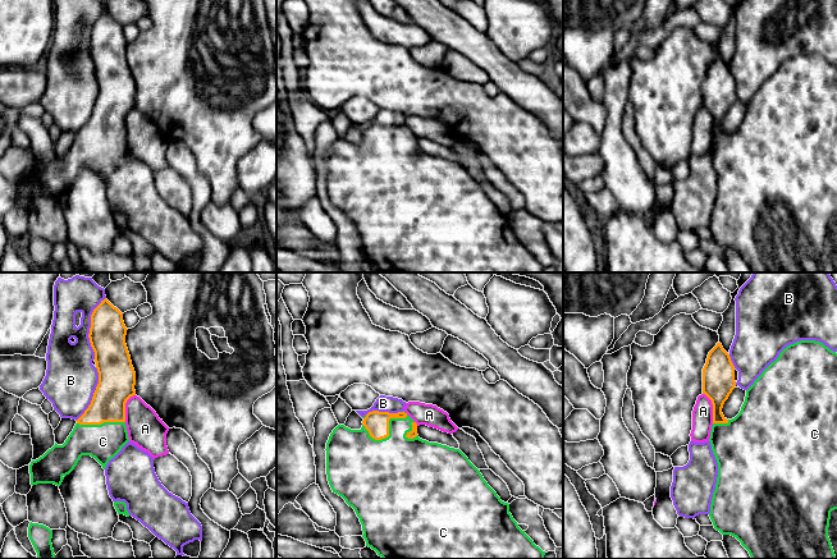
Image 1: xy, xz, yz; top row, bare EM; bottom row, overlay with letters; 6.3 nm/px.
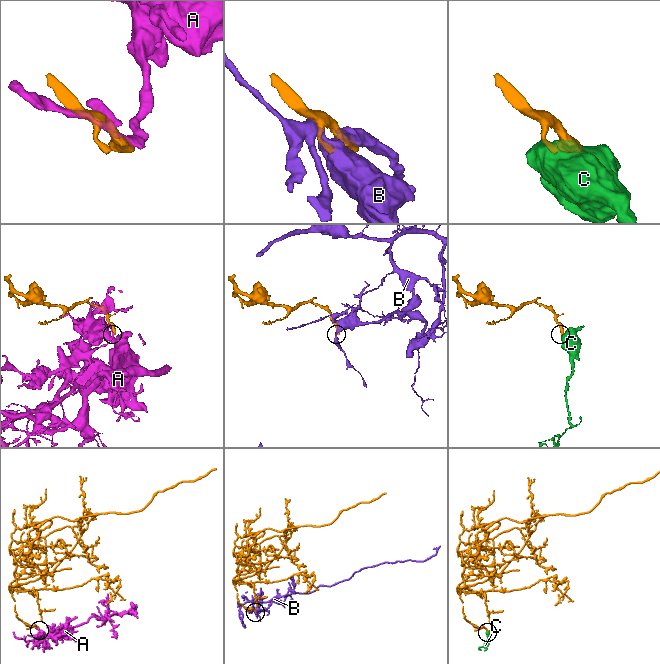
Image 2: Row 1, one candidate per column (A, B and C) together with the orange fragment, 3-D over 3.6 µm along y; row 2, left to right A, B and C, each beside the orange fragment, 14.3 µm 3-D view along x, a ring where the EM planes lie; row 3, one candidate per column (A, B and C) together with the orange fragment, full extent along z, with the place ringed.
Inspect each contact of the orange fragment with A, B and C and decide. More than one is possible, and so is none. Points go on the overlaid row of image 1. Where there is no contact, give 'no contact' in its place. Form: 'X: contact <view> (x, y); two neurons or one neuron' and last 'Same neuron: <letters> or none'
A: contact yz (713, 408); two neurons
B: contact xy (90, 328); two neurons
C: contact xz (388, 433); one neuron
Same neuron: C

